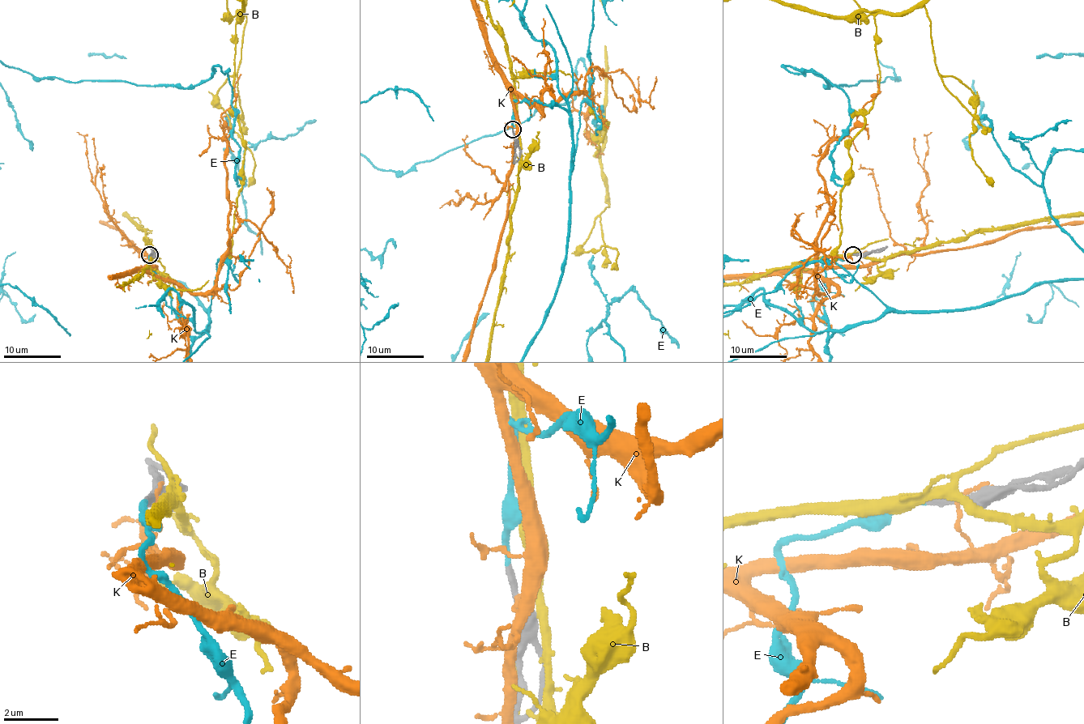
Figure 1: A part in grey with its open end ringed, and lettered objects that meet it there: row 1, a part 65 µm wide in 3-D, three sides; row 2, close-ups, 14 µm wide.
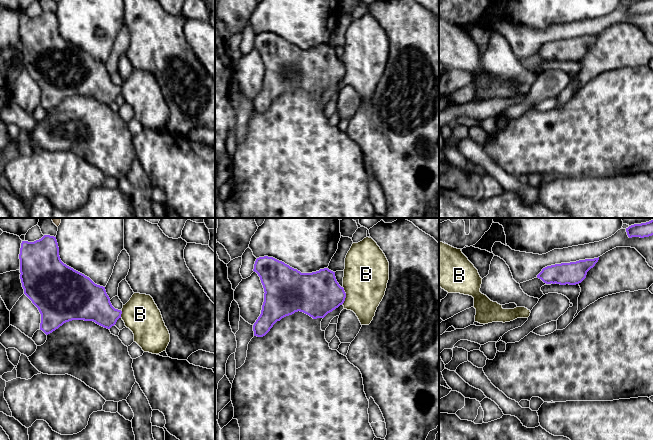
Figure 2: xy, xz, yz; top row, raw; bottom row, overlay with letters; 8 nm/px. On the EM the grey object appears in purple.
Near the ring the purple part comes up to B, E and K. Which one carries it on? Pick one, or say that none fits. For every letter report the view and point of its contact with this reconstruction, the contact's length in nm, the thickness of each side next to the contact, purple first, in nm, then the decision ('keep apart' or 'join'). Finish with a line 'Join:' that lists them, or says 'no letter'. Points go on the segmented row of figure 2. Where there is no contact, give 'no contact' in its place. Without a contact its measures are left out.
B: xz (345, 295) | 140 nm | 360/360 nm | keep apart
E: no contact | join
K: no contact | keep apart
Join: E

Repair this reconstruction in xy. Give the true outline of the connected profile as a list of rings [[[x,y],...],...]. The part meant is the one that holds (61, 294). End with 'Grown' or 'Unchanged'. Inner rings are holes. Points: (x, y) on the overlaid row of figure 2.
[[[44,235],[34,242],[22,241],[19,259],[24,294],[38,308],[41,314],[40,330],[46,335],[72,320],[93,321],[110,329],[121,318],[122,311],[112,306],[105,287],[95,284],[61,261],[56,237]]]. Unchanged

